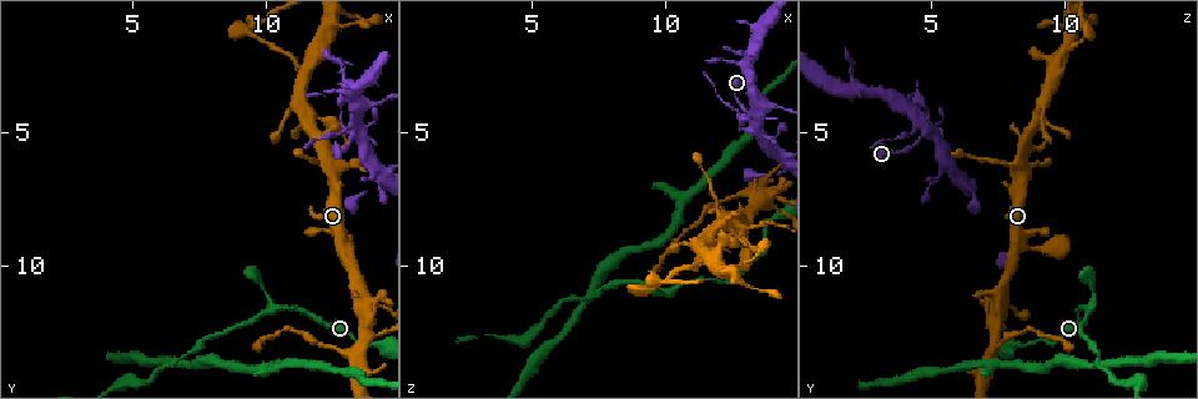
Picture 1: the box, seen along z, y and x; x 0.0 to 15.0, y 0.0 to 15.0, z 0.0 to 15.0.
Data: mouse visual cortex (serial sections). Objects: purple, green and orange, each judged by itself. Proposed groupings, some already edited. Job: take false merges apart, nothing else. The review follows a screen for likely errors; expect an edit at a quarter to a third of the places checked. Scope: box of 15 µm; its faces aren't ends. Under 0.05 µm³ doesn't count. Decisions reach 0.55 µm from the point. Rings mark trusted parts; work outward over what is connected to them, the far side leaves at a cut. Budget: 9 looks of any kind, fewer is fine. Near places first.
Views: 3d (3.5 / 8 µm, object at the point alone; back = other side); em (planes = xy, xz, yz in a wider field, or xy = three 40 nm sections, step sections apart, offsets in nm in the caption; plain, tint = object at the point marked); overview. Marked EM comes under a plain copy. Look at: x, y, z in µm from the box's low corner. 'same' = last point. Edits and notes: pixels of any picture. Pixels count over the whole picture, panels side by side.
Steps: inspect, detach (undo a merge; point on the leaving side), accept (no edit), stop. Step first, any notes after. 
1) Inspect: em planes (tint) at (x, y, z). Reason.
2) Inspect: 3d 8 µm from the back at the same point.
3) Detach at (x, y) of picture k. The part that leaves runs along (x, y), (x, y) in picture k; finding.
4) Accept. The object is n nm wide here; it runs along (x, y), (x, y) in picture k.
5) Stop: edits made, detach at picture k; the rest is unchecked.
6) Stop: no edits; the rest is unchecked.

Inspect: 3d 8 µm at (13.4, 4.9, 4.7). Four-way junction.

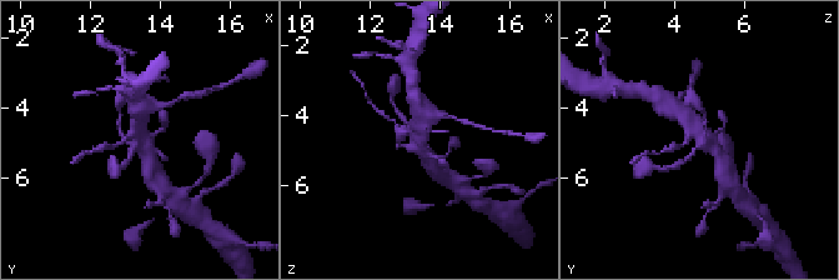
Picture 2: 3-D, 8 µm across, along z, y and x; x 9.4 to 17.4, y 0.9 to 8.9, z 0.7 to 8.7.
Inspect: em xy step 1 (tint) at (13.3, 5.0, 4.8). Shape alone is not enough.

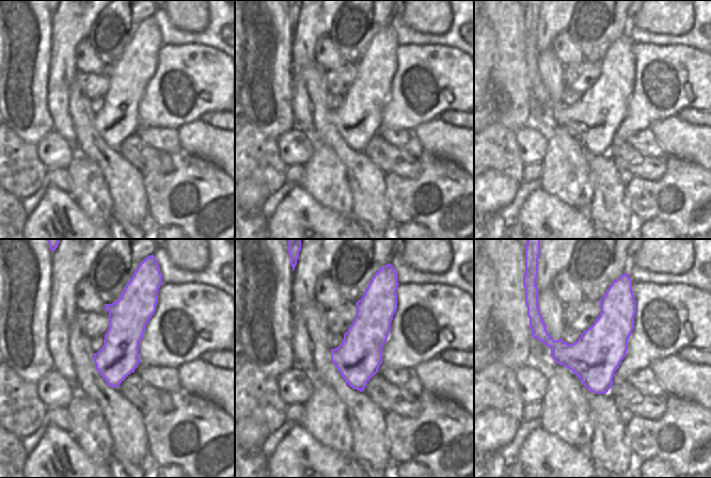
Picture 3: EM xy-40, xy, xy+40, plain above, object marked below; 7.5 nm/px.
Accept. It runs along (124, 165), (136, 141), (141, 114) in picture 2; continuous, no second cell.

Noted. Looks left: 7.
Inspect: 3d 3.5 µm at (7.0, 13.6, 11.3).

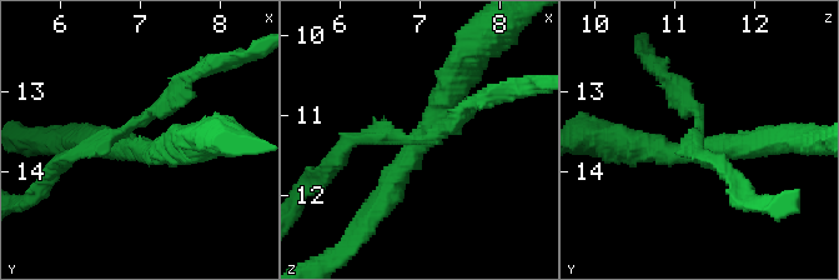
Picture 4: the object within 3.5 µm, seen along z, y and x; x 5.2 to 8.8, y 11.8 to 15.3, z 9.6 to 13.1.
Inspect: em xy step 2 (tint) at (6.95, 13.70, 11.35). 4 arms meet here; the arms are 200, 250, 300, 300 nm wide.

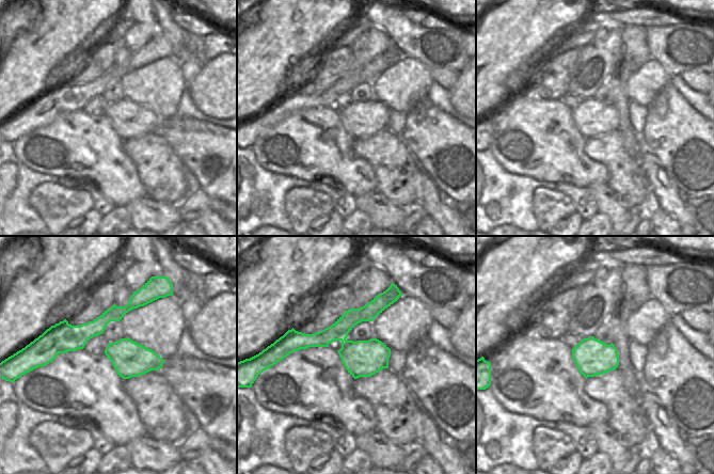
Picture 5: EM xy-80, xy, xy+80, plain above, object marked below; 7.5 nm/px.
Detach at (663, 144) of picture 4. A second cell is stuck on.

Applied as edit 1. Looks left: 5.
Inspect: 3d 3.5 µm at (12.4, 6.1, 8.3). Two arms at a narrow angle.

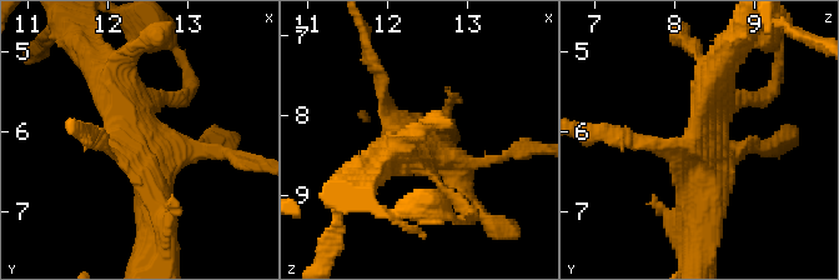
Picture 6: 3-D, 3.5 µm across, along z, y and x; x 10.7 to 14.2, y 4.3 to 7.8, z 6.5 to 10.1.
Inspect: em xy step 2 (tint) at (12.35, 6.15, 8.40). Now the EM.

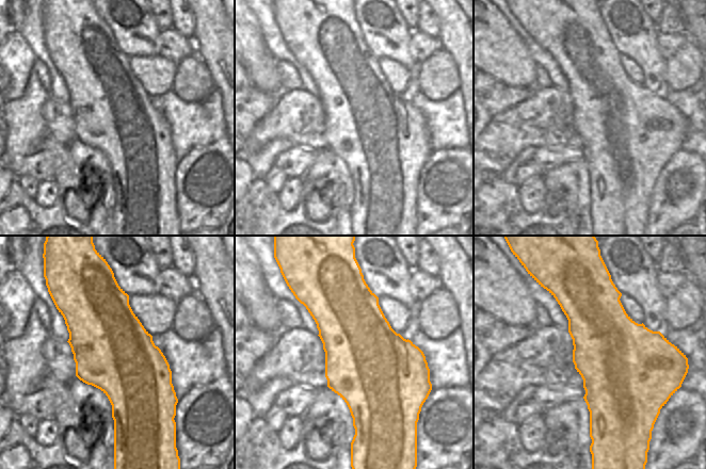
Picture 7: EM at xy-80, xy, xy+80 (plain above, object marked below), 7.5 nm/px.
Accept. The object is 650 nm wide here; it runs along (155, 221), (151, 160), (101, 68) in picture 6; one cell here.

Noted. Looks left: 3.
Inspect: 3d 3.5 µm from the back at (11.3, 2.7, 9.8). Three arms meet.

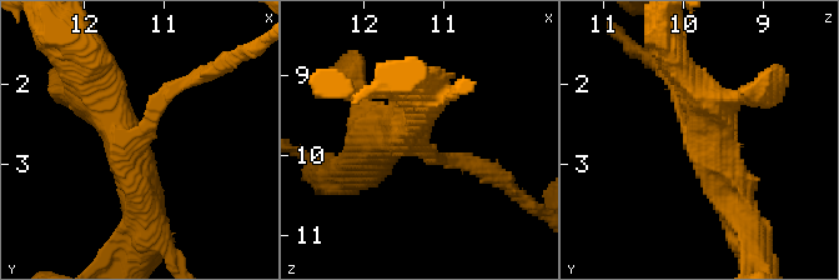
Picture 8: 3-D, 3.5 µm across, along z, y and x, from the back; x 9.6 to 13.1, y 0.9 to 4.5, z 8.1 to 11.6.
Inspect: em xy step 5 (tint) at (11.30, 2.65, 9.90).

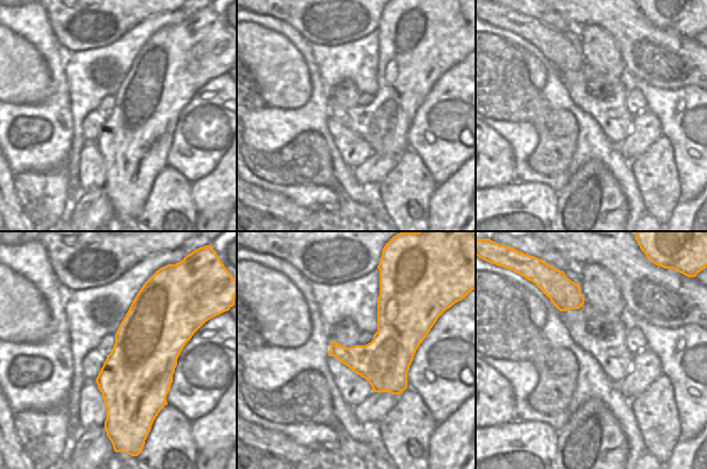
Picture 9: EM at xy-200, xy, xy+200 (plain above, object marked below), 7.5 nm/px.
Accept. The arms are 150, 450, 450 nm wide; it runs along (146, 218), (127, 144), (89, 75) in picture 8; continuous, no second cell.

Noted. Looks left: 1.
Stop: edits made, detach at picture 4; the rest is unchecked.

